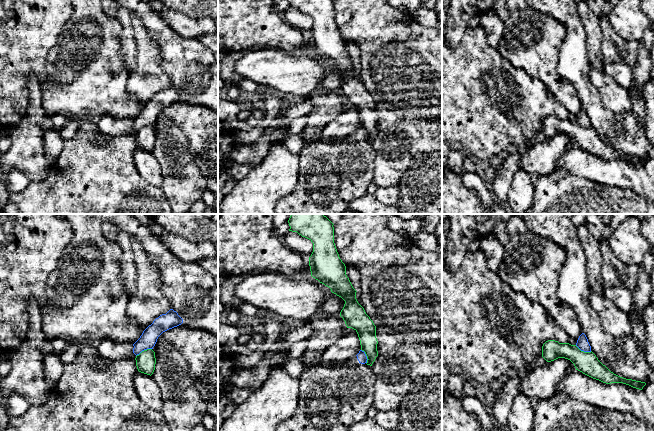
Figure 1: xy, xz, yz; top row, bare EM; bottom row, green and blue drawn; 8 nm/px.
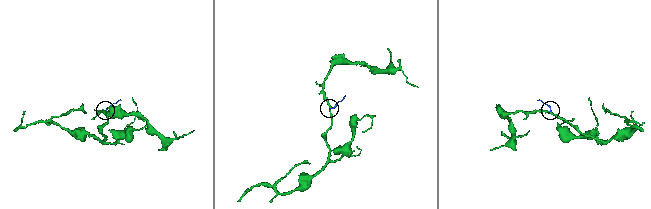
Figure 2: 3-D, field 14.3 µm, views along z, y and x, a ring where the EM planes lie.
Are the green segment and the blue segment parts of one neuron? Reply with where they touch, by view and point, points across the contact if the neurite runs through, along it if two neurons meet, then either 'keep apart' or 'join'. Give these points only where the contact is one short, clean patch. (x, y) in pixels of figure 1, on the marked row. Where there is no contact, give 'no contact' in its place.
meets green in xy at (144, 350); border along xy (151, 348), (142, 350), (136, 356); keep apart

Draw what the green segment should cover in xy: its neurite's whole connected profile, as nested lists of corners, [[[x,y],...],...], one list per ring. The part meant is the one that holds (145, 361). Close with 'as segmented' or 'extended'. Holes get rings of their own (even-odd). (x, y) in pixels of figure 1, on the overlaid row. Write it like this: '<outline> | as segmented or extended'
[[[152,349],[142,351],[136,356],[136,366],[139,372],[152,375],[155,370],[156,358]]] | as segmented

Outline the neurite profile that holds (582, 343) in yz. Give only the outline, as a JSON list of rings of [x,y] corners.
[[[582,333],[576,343],[576,346],[584,352],[591,352],[591,346],[588,342],[588,339],[584,333]]]

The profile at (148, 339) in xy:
[[[170,309],[166,314],[160,315],[142,333],[133,344],[132,356],[136,358],[142,351],[153,349],[158,337],[165,331],[177,327],[183,323],[183,319],[176,311]]]

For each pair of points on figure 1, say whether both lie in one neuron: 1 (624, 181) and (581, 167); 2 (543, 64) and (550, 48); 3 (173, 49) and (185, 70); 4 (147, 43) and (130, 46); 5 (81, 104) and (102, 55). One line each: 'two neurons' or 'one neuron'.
1: one neuron
2: one neuron
3: one neuron
4: two neurons
5: one neuron

